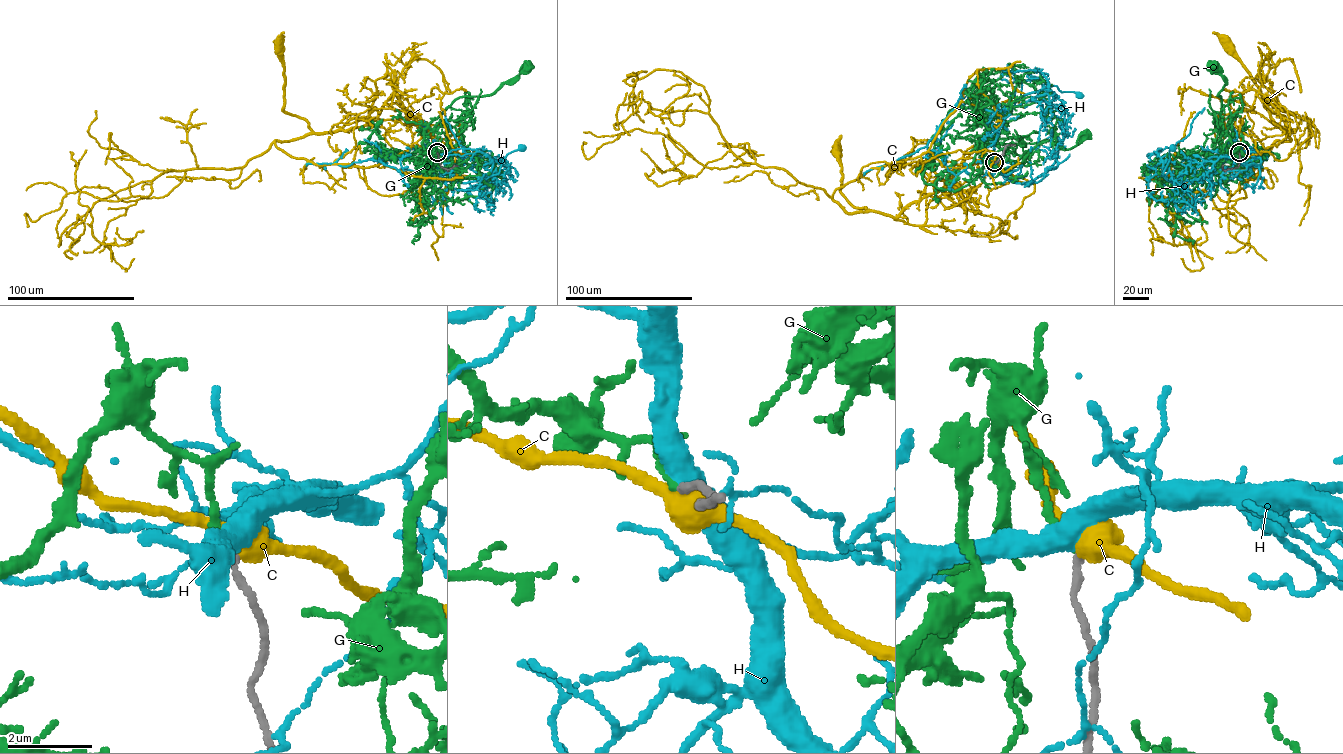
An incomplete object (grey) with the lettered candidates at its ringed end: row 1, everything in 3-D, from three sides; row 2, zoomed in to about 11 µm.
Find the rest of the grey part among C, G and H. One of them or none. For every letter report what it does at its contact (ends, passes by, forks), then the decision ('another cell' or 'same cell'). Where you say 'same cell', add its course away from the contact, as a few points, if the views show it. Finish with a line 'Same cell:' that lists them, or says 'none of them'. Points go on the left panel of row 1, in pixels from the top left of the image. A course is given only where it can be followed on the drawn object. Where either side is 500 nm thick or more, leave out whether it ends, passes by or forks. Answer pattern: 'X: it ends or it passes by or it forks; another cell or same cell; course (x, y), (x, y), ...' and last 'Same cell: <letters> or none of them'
C: another cell
G: it ends; another cell
H: it passes by; another cell
Same cell: none of them

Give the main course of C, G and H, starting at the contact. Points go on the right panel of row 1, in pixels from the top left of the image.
C: (1239, 153), (1242, 143), (1243, 164), (1230, 167), (1290, 140), (1285, 117), (1265, 107), (1228, 45)
G: (1239, 152), (1237, 149), (1230, 157), (1218, 143), (1221, 98), (1218, 95), (1227, 83), (1212, 66)
H: (1239, 152), (1211, 172), (1173, 183), (1163, 176), (1172, 147)

